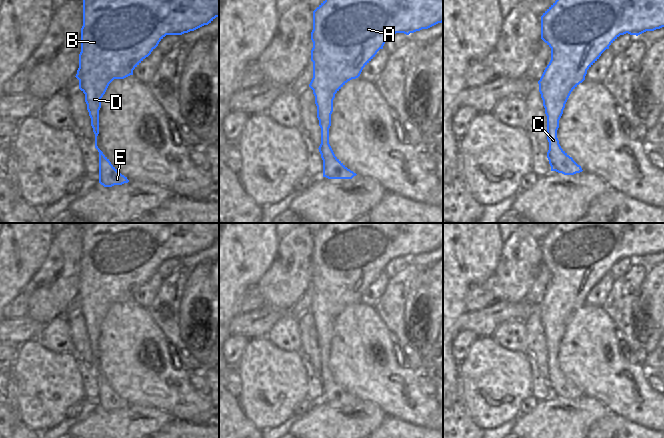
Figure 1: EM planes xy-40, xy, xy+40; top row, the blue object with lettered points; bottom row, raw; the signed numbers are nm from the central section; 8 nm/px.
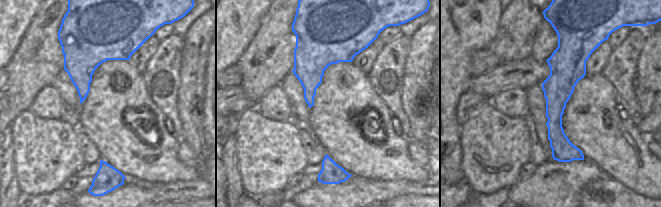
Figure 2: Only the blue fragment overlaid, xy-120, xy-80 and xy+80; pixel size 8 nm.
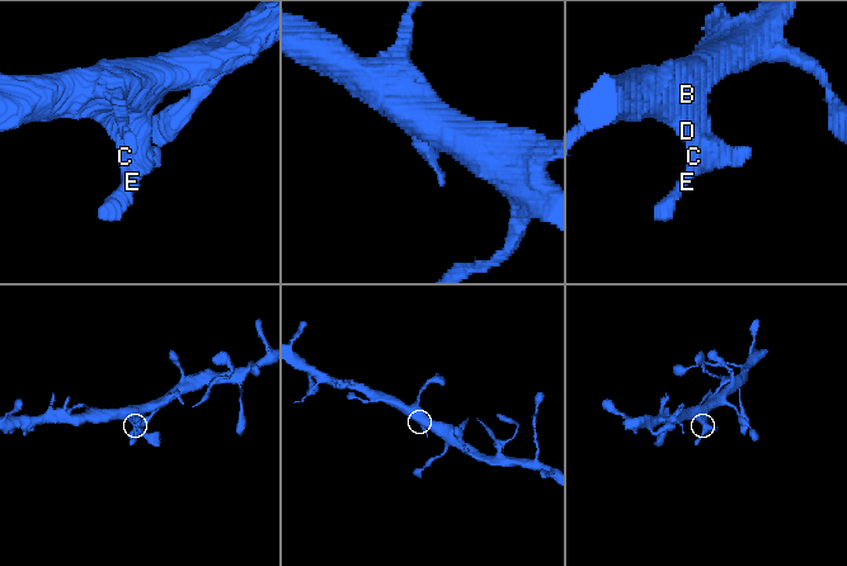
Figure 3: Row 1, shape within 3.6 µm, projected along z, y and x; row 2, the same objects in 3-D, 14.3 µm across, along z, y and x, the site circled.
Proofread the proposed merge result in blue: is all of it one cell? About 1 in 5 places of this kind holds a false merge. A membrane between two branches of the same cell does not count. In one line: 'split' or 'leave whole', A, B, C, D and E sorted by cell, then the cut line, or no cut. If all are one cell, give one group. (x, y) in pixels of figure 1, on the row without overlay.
leave whole; groups A B C D E; cut none

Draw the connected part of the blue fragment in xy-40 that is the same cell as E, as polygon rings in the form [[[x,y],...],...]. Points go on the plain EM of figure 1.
[[[83,223],[83,250],[81,252],[81,276],[76,302],[79,313],[85,318],[91,350],[95,358],[95,372],[99,376],[99,407],[104,411],[128,407],[97,370],[99,358],[99,334],[101,322],[114,303],[133,299],[133,294],[158,270],[166,259],[182,259],[211,247],[219,241],[219,223]]]

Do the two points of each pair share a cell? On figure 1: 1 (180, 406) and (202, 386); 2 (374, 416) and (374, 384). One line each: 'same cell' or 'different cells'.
1: different cells
2: different cells

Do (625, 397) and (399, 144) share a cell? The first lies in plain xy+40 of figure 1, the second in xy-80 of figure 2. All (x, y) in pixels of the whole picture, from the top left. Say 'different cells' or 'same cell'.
same cell

